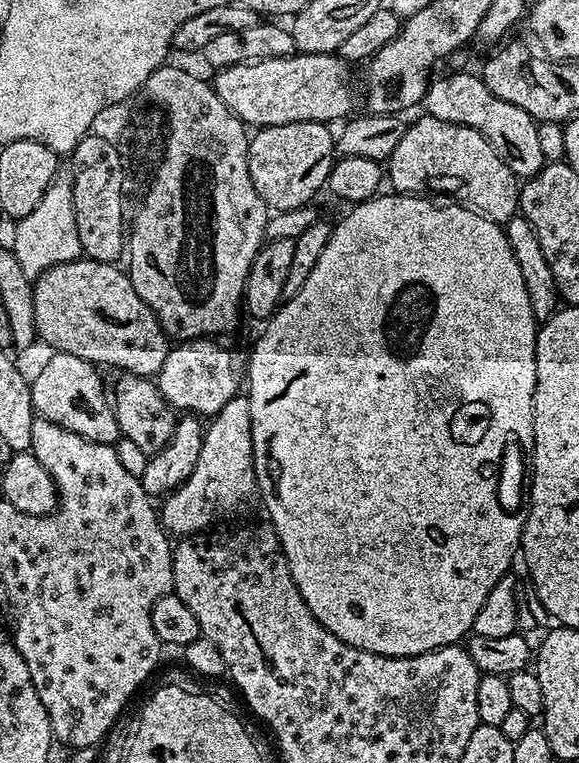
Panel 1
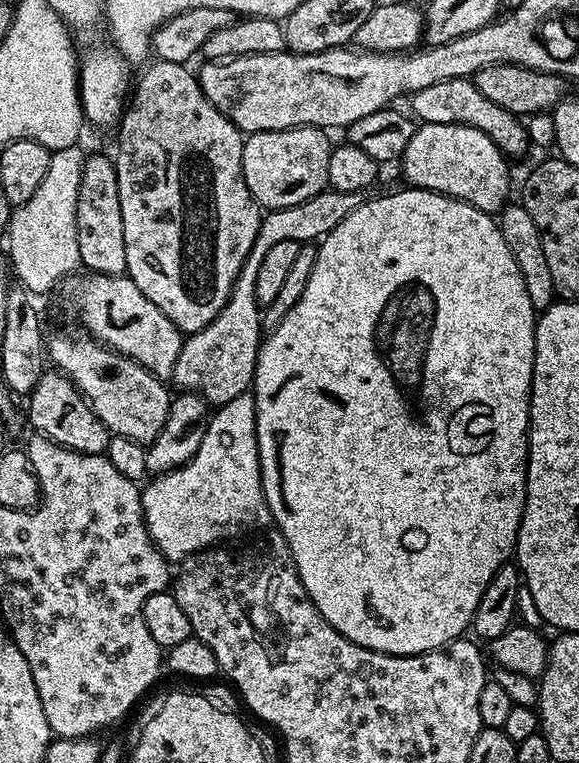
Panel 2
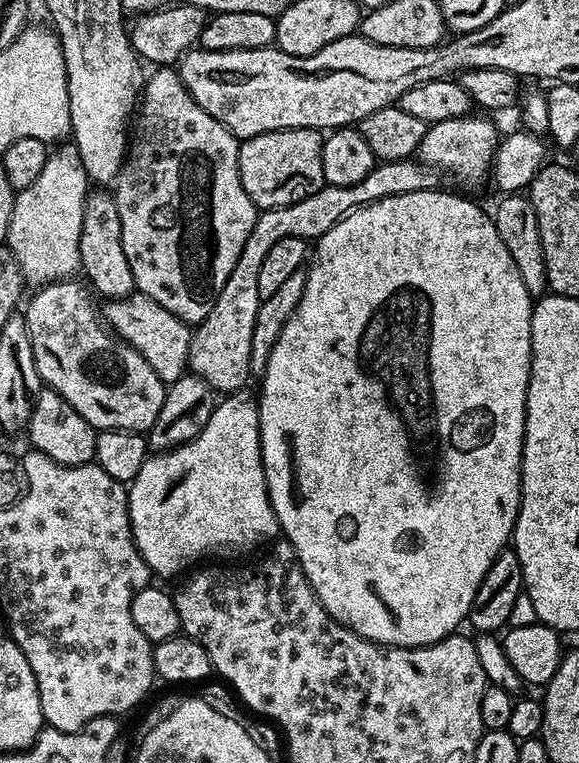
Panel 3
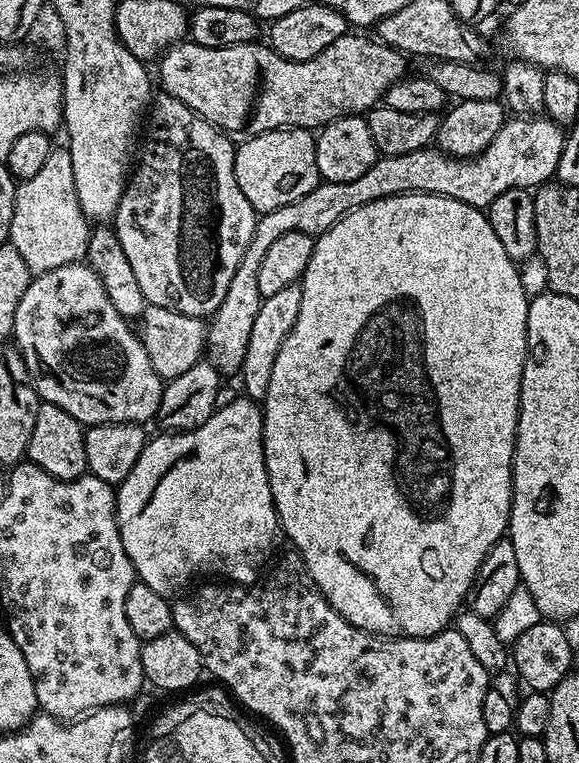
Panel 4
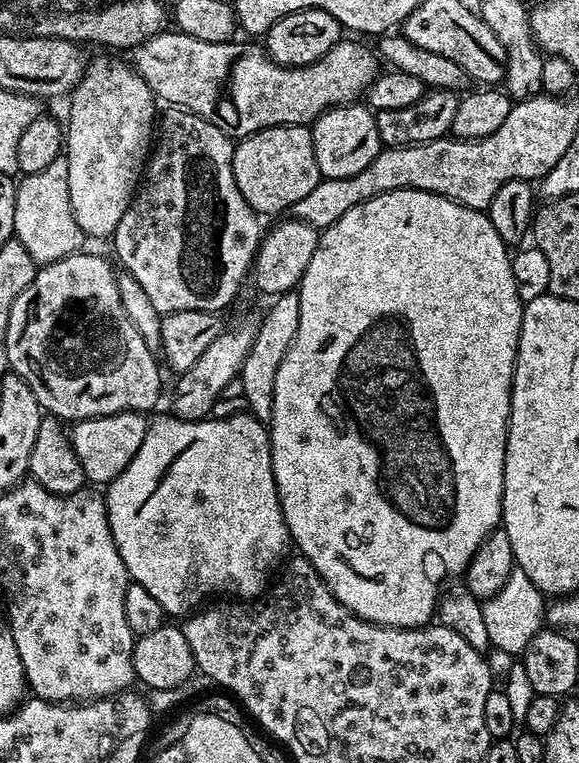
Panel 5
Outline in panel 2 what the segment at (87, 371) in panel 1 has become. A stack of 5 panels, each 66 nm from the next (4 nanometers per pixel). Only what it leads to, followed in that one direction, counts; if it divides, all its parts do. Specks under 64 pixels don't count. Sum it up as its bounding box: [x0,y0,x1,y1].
[27,370,110,456]

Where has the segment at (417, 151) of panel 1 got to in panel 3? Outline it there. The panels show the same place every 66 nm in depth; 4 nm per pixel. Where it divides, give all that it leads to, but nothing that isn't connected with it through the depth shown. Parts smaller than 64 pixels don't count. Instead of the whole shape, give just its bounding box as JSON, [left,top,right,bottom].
[420,114,498,184]

